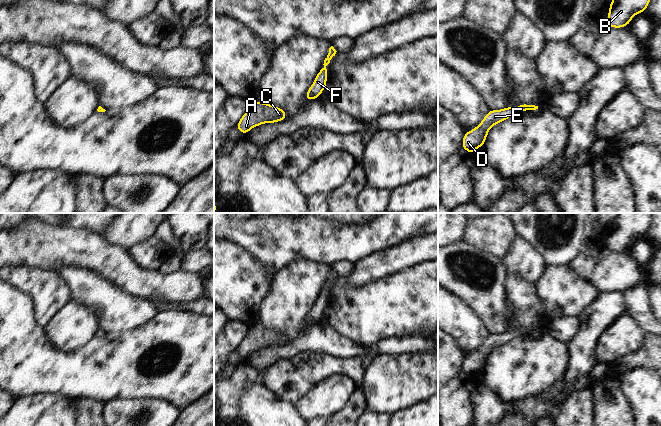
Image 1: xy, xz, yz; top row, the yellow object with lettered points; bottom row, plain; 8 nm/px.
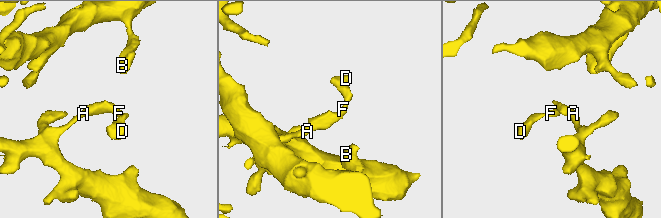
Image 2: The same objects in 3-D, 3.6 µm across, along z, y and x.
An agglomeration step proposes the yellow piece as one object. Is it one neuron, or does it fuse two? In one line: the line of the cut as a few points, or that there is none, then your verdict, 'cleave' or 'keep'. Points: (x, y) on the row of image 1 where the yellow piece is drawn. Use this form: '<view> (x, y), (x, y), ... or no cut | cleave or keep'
no cut | keep

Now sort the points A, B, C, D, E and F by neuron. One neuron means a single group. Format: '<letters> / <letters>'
A B C D E F

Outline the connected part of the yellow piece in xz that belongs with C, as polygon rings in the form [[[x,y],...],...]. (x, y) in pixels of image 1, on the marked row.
[[[252,101],[248,104],[248,110],[237,123],[240,133],[247,134],[253,127],[265,123],[277,123],[284,121],[287,112],[277,106],[260,101]]]

